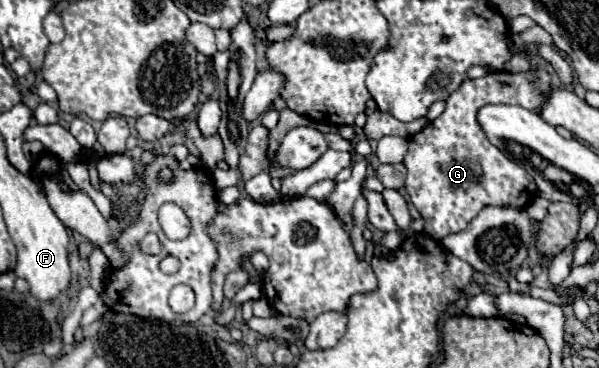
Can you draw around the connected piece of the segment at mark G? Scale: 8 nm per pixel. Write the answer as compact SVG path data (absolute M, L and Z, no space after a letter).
M500 70L478 80L464 80L460 88L448 96L446 110L410 138L404 156L406 192L416 210L426 218L426 234L442 240L452 232L460 232L488 204L522 208L534 202L534 178L484 138L476 122L476 110L484 104L504 102L538 112L536 106L540 106L540 90L544 90L544 86L550 86L550 74L544 70L522 74Z

